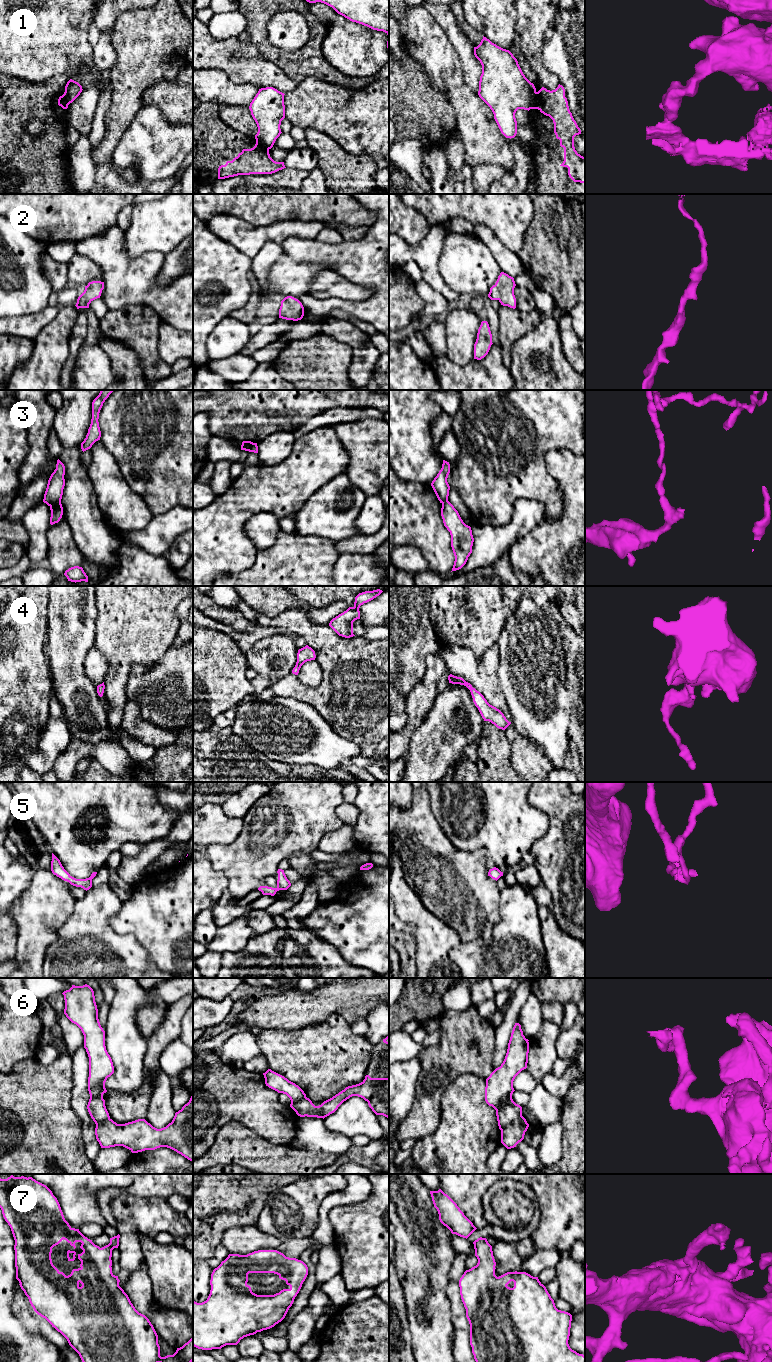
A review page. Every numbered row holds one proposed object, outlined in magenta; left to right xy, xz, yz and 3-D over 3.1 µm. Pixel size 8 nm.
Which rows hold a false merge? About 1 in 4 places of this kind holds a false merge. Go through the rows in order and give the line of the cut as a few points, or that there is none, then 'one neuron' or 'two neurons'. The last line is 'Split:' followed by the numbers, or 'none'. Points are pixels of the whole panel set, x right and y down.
1: cut yz (537, 92), (530, 108); two neurons
2: cut none; one neuron
3: cut xy (60, 501), (50, 506); two neurons
4: cut none; one neuron
5: cut none; one neuron
6: cut yz (521, 1115), (515, 1118), (501, 1132); two neurons
7: cut none; one neuron
Split: 1, 3, 6

